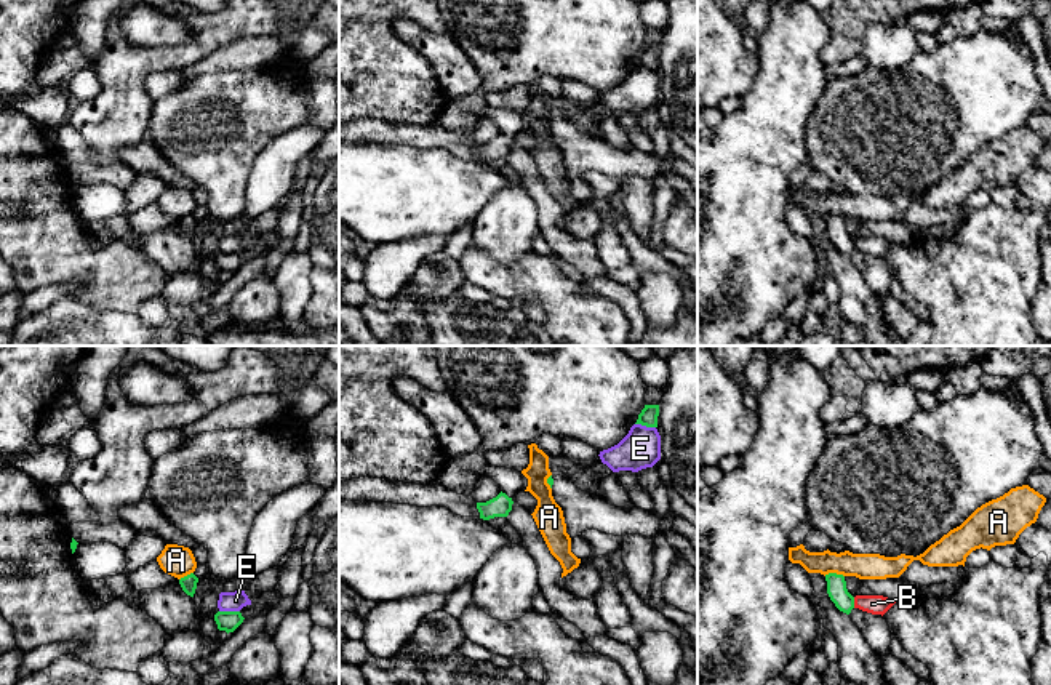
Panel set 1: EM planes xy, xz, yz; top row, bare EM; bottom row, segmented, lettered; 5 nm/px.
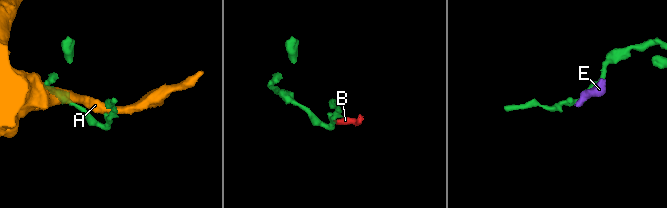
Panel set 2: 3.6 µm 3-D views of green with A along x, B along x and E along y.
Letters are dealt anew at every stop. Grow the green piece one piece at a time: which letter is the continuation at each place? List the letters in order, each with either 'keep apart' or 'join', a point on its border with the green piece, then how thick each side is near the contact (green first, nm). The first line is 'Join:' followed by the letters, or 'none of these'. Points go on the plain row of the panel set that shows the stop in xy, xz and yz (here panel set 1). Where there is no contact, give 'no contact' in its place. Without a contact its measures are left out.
Join: none of these
A: keep apart; contact yz (834, 215); calibres 100 and 130 nm
B: keep apart; contact yz (853, 244); calibres 100 and 100 nm
E: keep apart; contact xy (229, 253); calibres 100 and 100 nm

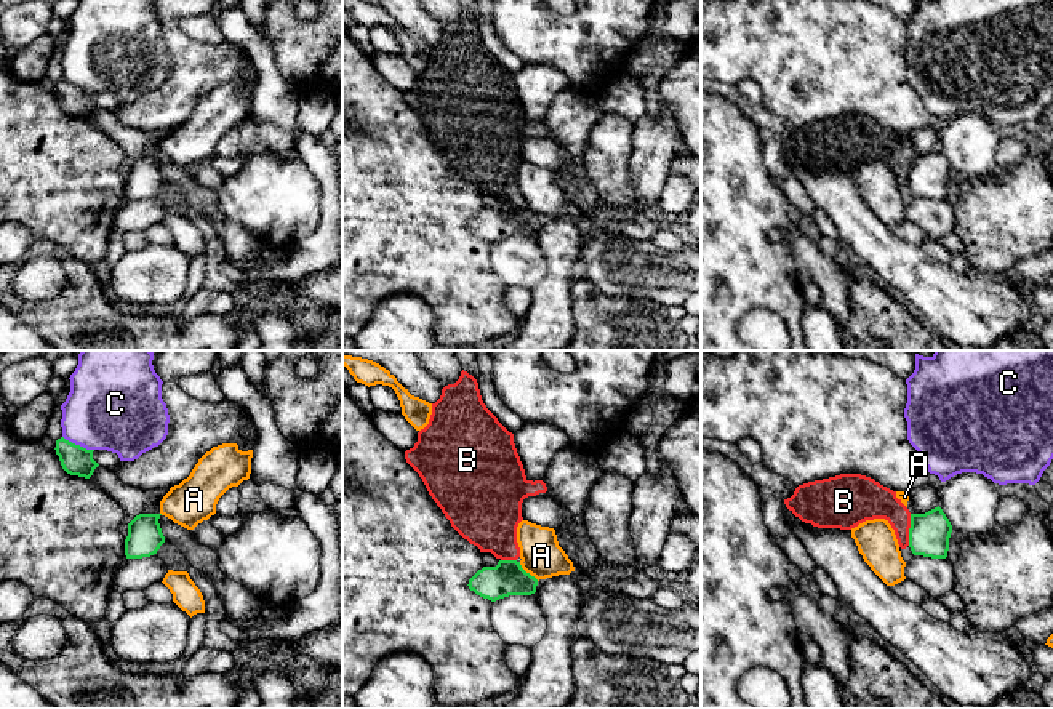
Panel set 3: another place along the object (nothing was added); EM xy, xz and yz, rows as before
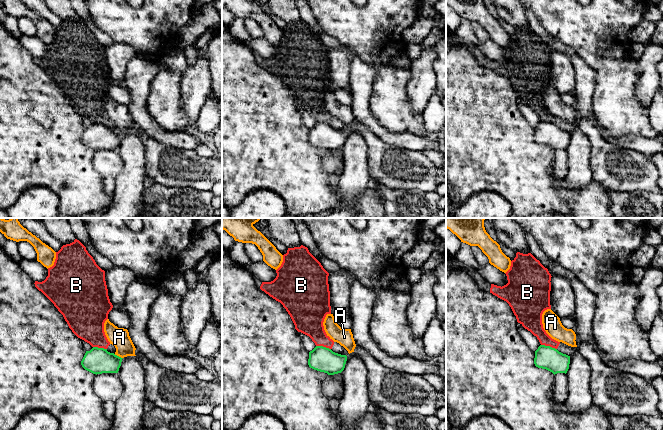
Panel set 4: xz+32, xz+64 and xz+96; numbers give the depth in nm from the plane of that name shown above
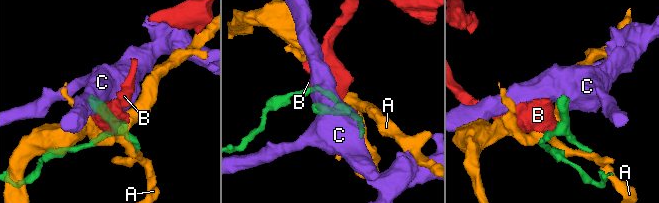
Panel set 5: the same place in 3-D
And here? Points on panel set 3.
Join: none of these
A: keep apart; contact xz (528, 215); calibres 180 and 200 nm
B: keep apart; contact yz (909, 172); calibres 200 and 190 nm
C: keep apart; contact xy (79, 87); calibres 150 and 440 nm

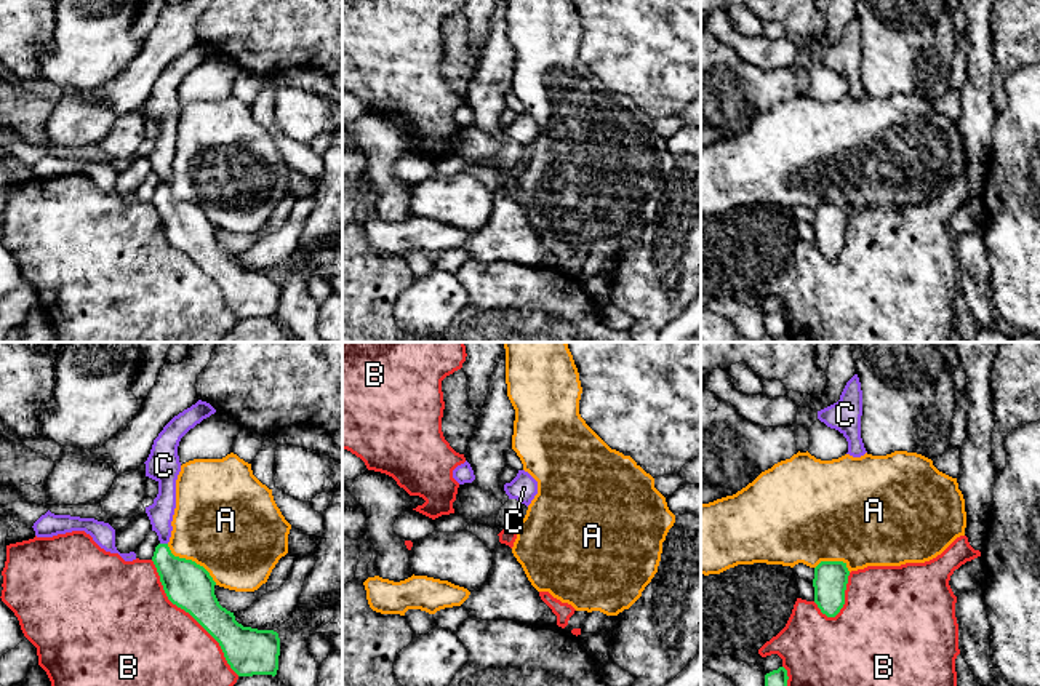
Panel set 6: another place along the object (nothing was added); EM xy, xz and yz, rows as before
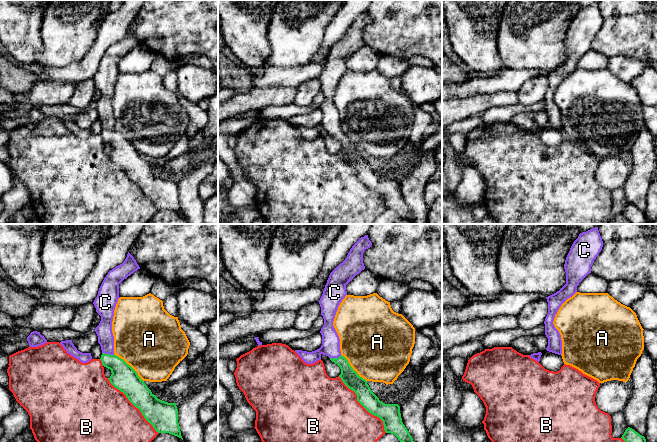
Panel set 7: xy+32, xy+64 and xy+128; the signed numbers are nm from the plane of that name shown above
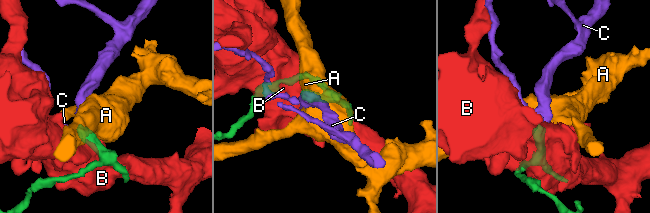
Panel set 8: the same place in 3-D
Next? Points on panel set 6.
Join: C
A: keep apart; contact xy (191, 202); calibres 240 and 500 nm
B: keep apart; contact xy (191, 256); calibres 240 and 500 nm
C: join; contact xy (164, 186); calibres 240 and 130 nm

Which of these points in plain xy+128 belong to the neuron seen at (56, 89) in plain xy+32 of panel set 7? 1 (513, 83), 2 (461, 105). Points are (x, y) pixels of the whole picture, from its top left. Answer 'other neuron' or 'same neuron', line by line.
1: other neuron
2: same neuron

